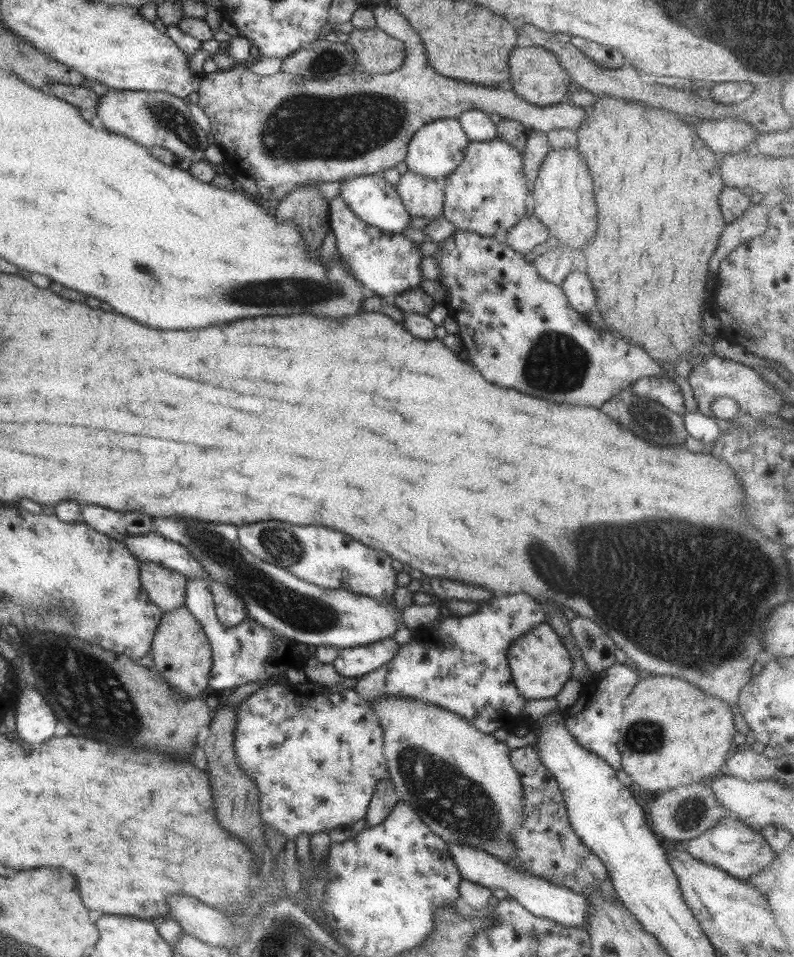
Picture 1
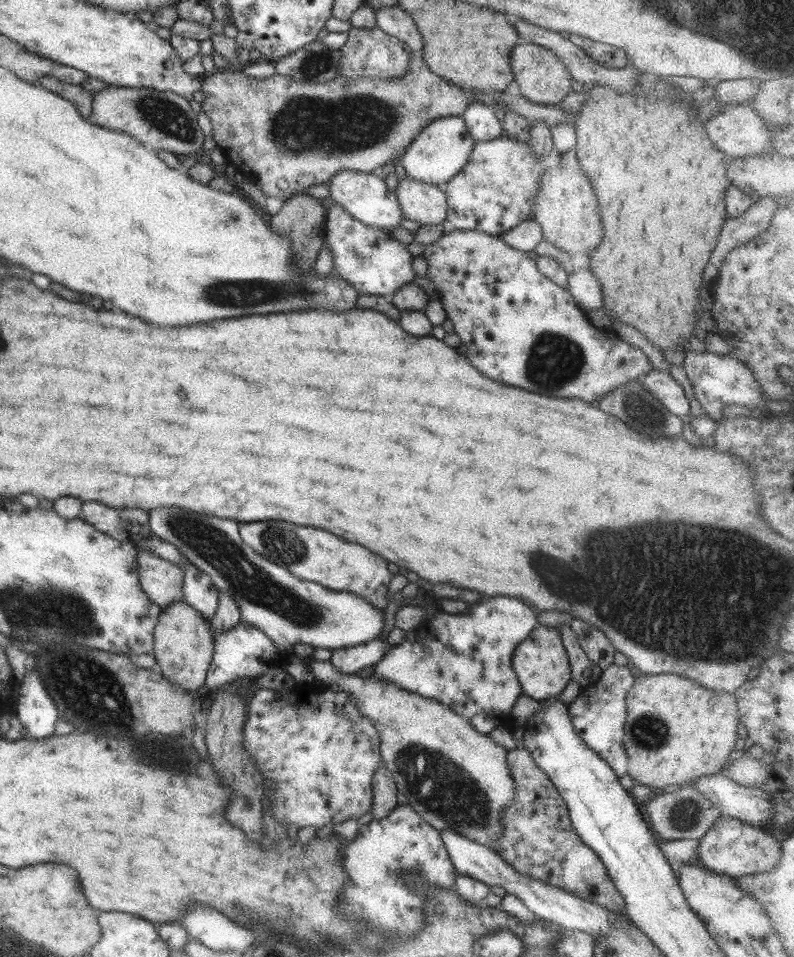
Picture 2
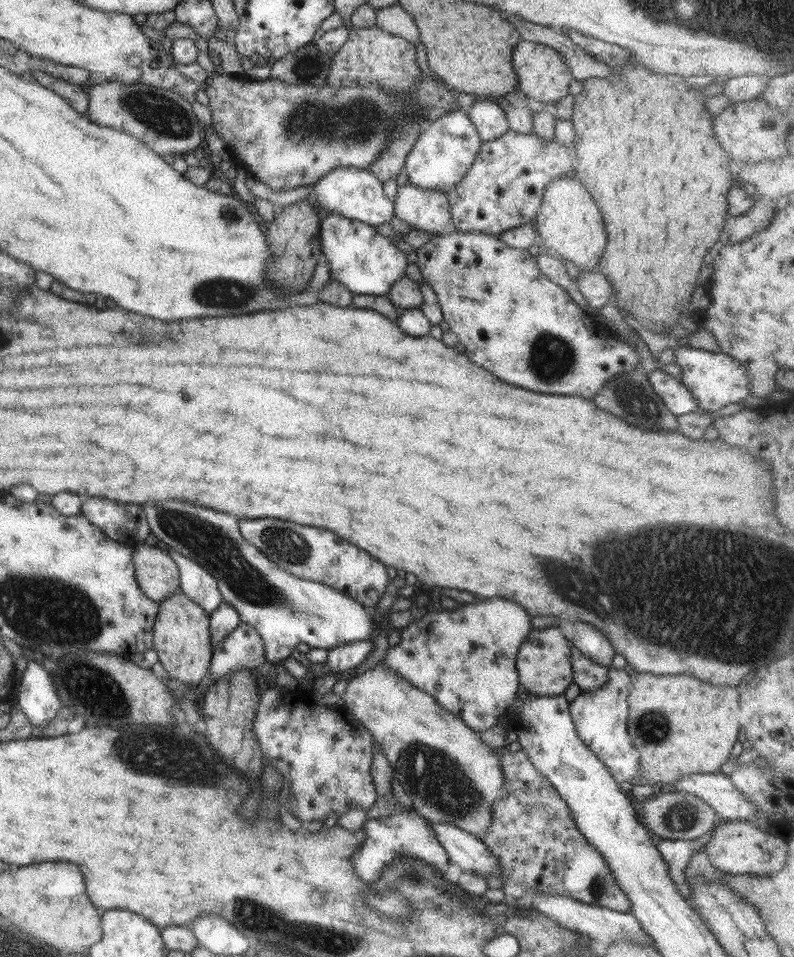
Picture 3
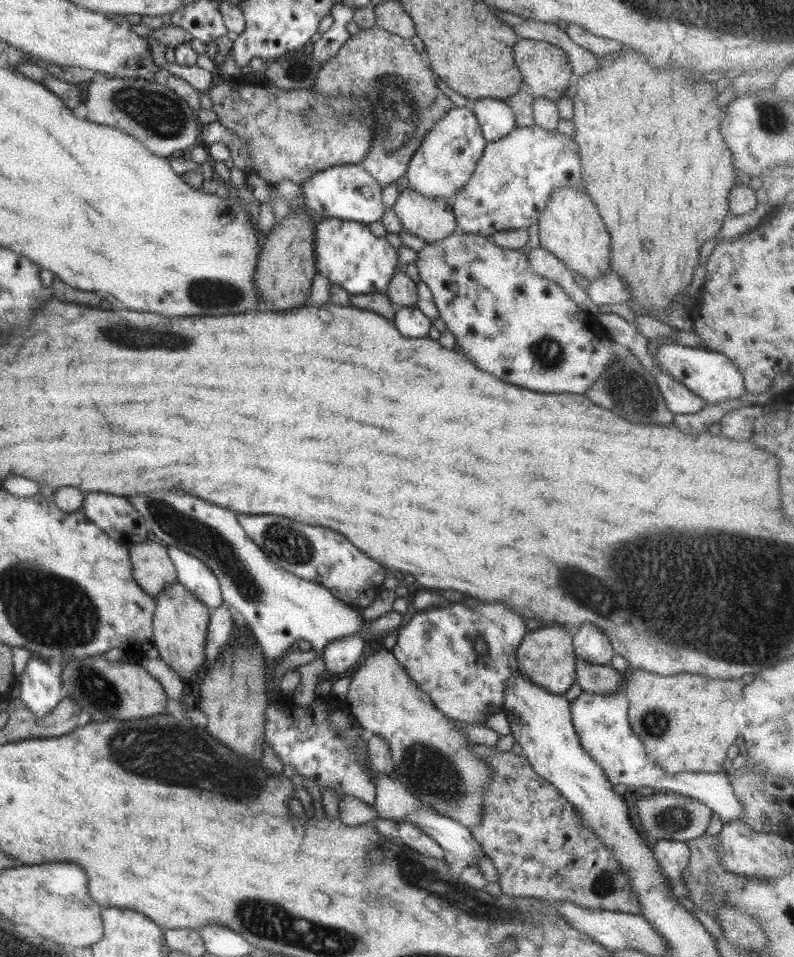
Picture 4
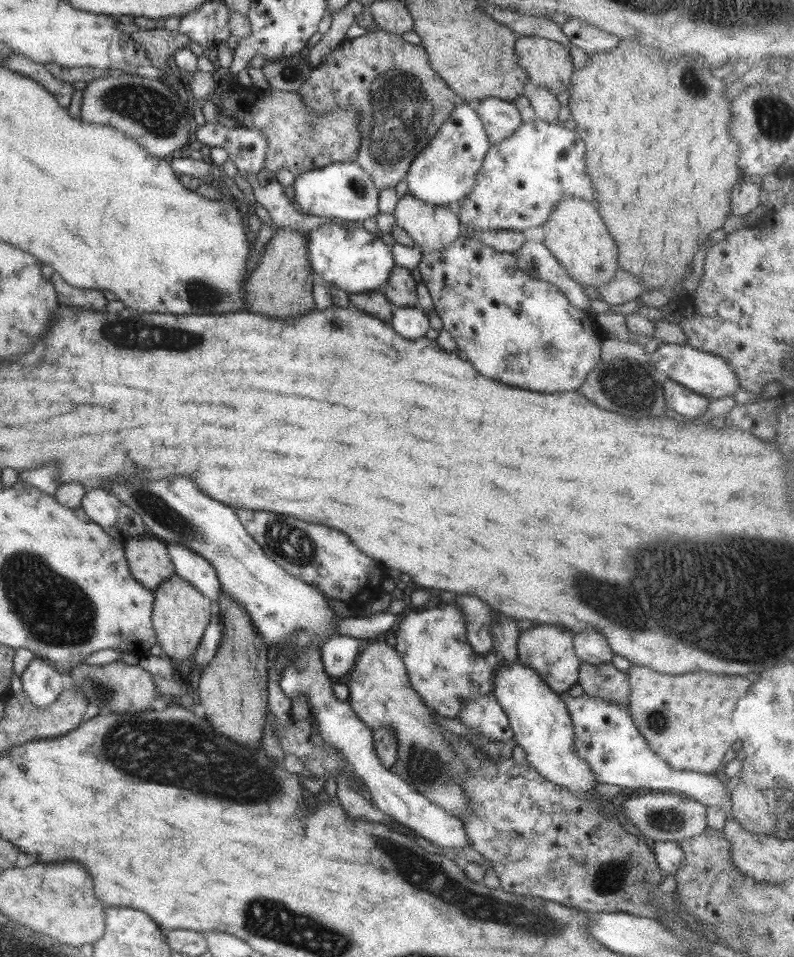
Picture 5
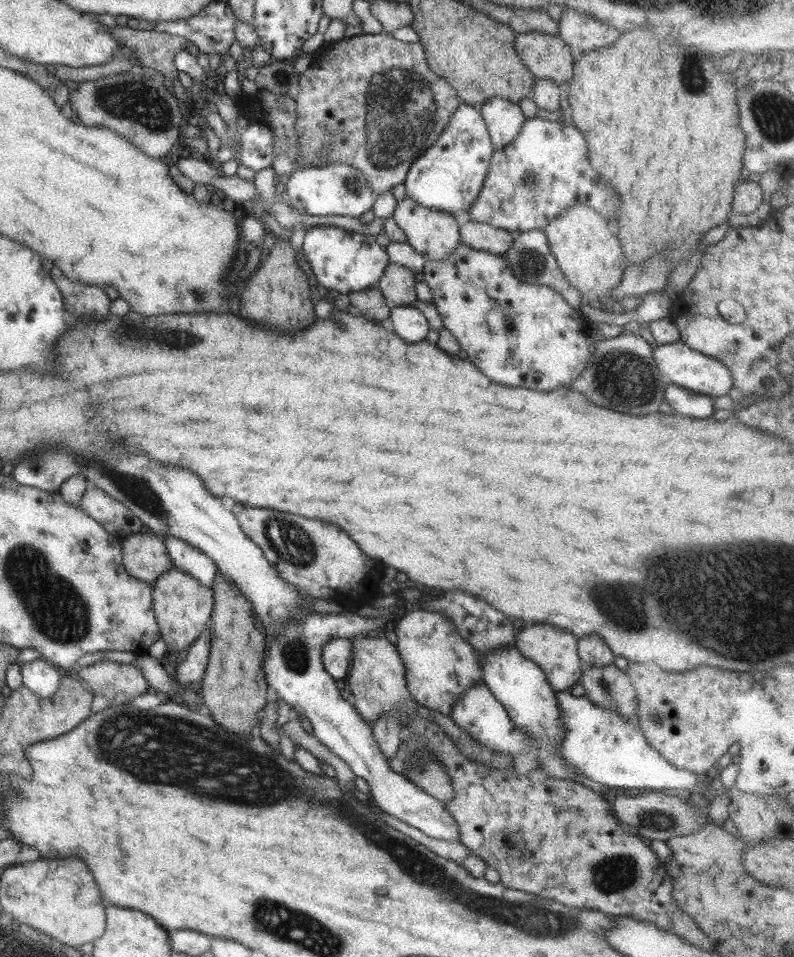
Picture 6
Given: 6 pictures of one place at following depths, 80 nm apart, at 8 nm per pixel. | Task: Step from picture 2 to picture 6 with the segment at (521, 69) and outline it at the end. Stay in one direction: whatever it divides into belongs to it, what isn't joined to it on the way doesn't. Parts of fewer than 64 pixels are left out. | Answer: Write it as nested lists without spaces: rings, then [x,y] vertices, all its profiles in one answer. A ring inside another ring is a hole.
[[[537,31],[516,33],[514,50],[537,79],[551,79],[562,86],[571,78],[576,55],[559,37]]]

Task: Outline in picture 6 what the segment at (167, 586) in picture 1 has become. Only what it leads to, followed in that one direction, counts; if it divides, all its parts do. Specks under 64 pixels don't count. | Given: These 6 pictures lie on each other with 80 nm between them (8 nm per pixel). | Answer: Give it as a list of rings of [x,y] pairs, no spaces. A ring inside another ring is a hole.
[[[146,530],[121,540],[121,556],[127,574],[149,584],[172,566],[163,538]]]

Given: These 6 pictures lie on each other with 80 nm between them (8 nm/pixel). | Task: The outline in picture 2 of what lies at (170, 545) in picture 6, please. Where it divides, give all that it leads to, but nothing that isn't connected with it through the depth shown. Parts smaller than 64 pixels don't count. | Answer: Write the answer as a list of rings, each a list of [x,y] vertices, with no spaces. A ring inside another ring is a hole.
[[[189,561],[184,562],[182,571],[182,600],[210,624],[218,607],[218,590],[210,578]]]

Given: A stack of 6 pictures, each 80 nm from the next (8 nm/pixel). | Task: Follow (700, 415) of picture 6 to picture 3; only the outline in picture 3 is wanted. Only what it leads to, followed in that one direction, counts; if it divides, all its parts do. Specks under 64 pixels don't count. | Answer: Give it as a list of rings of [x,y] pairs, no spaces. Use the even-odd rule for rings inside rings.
[[[656,368],[648,374],[648,381],[653,392],[664,402],[667,410],[679,416],[699,410],[698,402],[689,393],[681,381]]]

